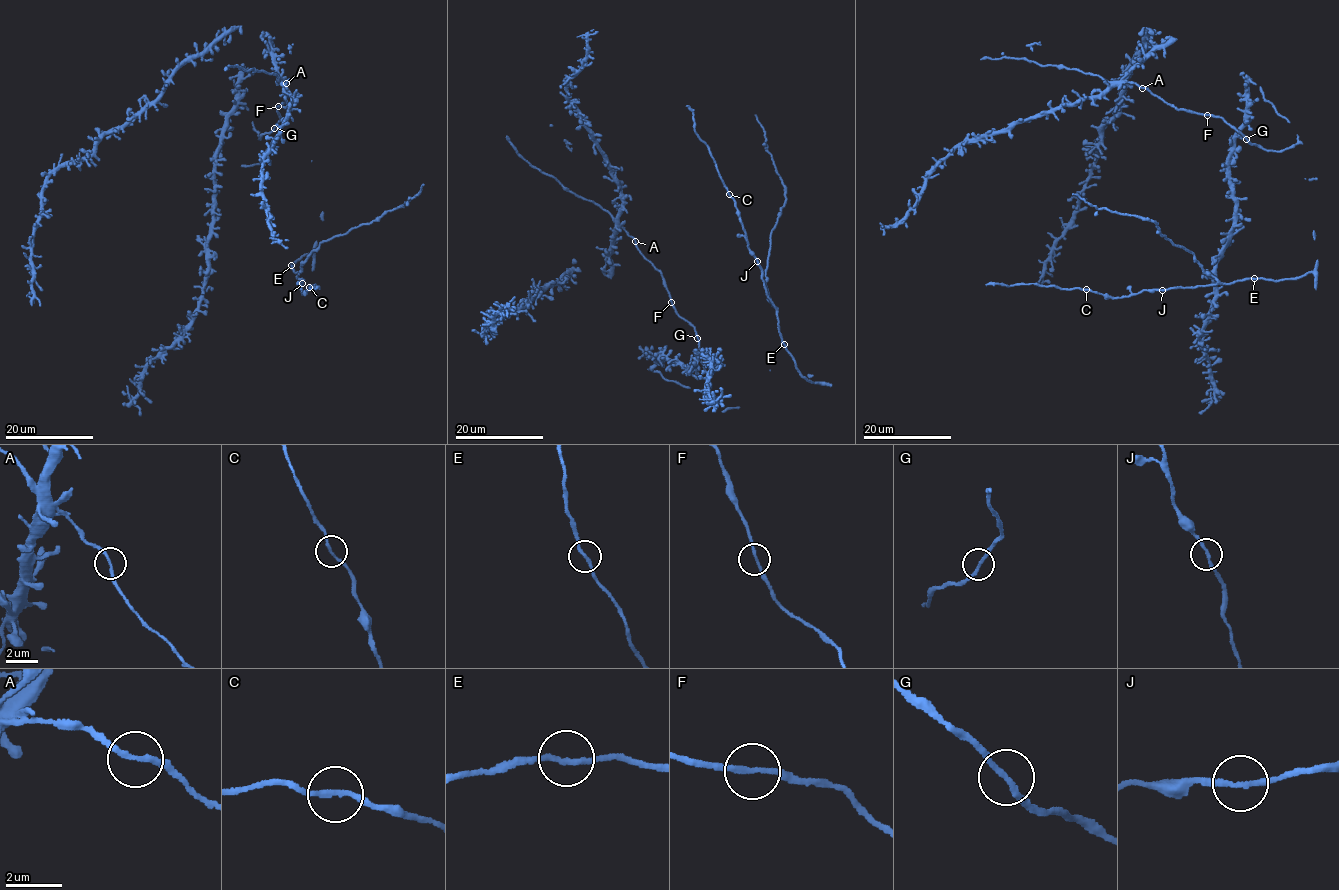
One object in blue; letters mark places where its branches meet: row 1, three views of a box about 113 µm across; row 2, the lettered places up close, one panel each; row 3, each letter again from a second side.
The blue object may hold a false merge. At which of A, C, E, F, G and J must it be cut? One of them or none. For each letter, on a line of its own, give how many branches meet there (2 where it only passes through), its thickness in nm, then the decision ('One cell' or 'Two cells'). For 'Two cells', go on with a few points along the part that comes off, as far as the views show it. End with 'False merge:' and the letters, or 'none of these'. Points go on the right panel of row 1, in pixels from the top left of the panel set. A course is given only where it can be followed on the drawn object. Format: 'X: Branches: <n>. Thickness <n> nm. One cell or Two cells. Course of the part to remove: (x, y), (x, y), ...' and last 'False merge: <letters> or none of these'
A: Branches: 2. Thickness 180 nm. One cell
C: Branches: 2. Thickness 170 nm. One cell
E: Branches: 2. Thickness 190 nm. One cell
F: Branches: 2. Thickness 170 nm. One cell
G: Branches: 2. Thickness 170 nm. One cell
J: Branches: 2. Thickness 180 nm. One cell
False merge: none of these

